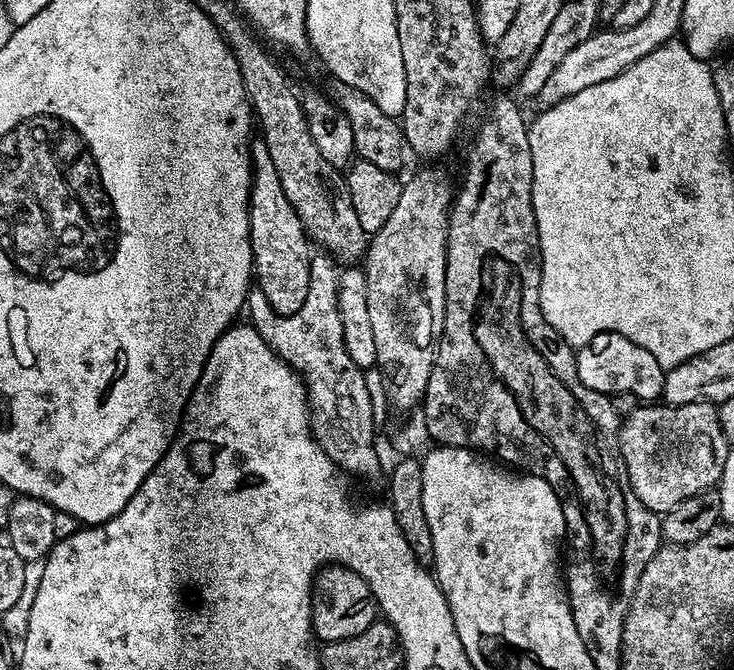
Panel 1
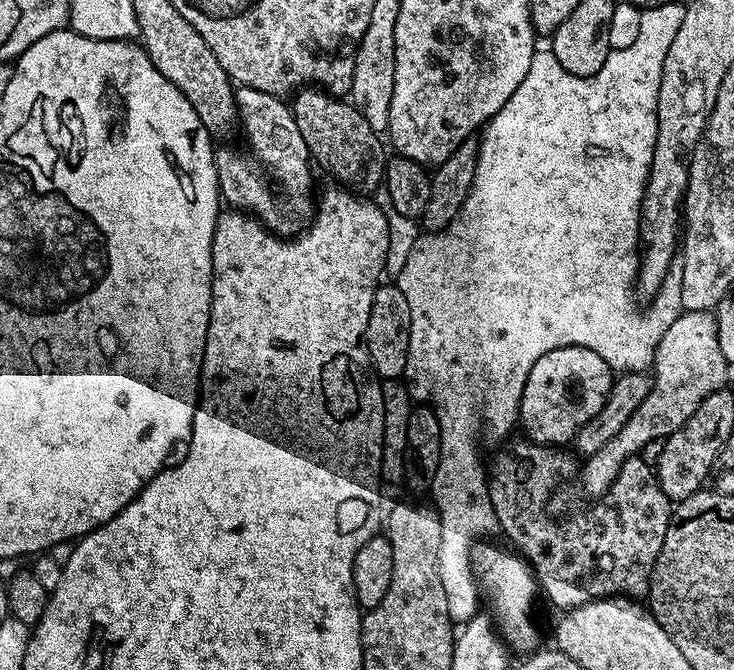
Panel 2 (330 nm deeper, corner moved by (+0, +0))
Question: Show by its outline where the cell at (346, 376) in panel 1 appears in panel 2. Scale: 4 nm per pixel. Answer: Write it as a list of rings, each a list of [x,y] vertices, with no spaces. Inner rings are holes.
[[[239,87],[236,91],[236,111],[239,124],[253,152],[272,170],[284,187],[286,206],[276,212],[274,198],[267,184],[260,179],[255,166],[240,153],[228,146],[222,146],[212,154],[214,178],[218,180],[220,192],[228,205],[235,211],[255,216],[269,231],[276,231],[288,238],[294,230],[290,228],[290,213],[294,216],[311,217],[314,212],[312,196],[312,159],[306,140],[299,131],[297,120],[293,117],[291,105],[281,97],[253,87]]]

